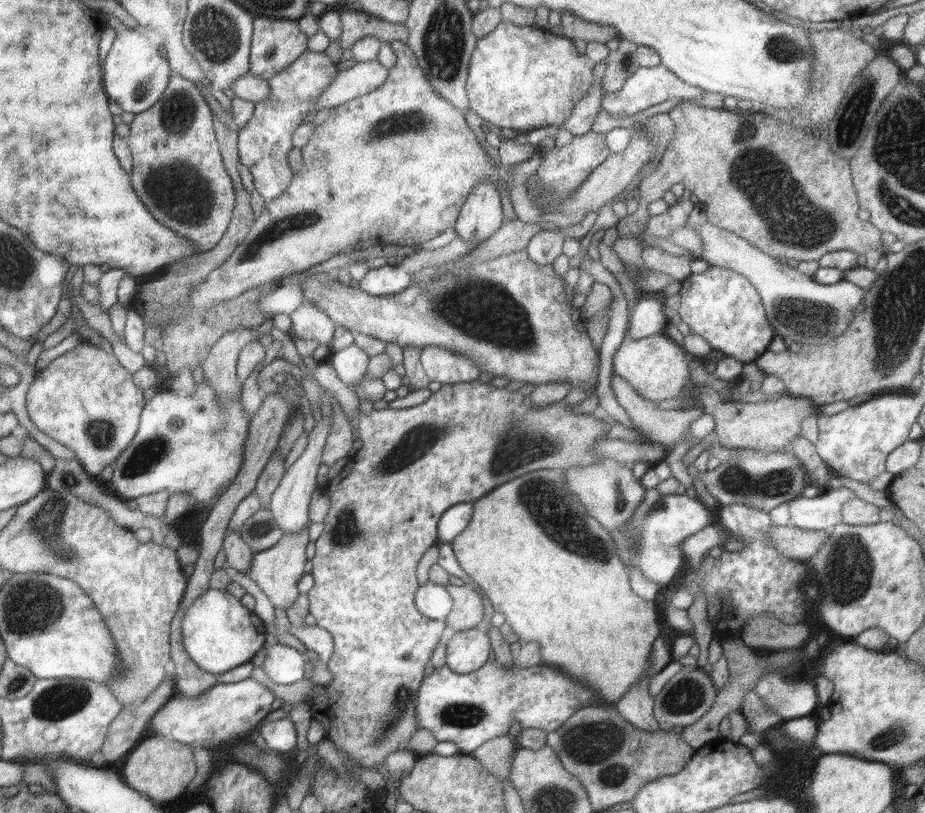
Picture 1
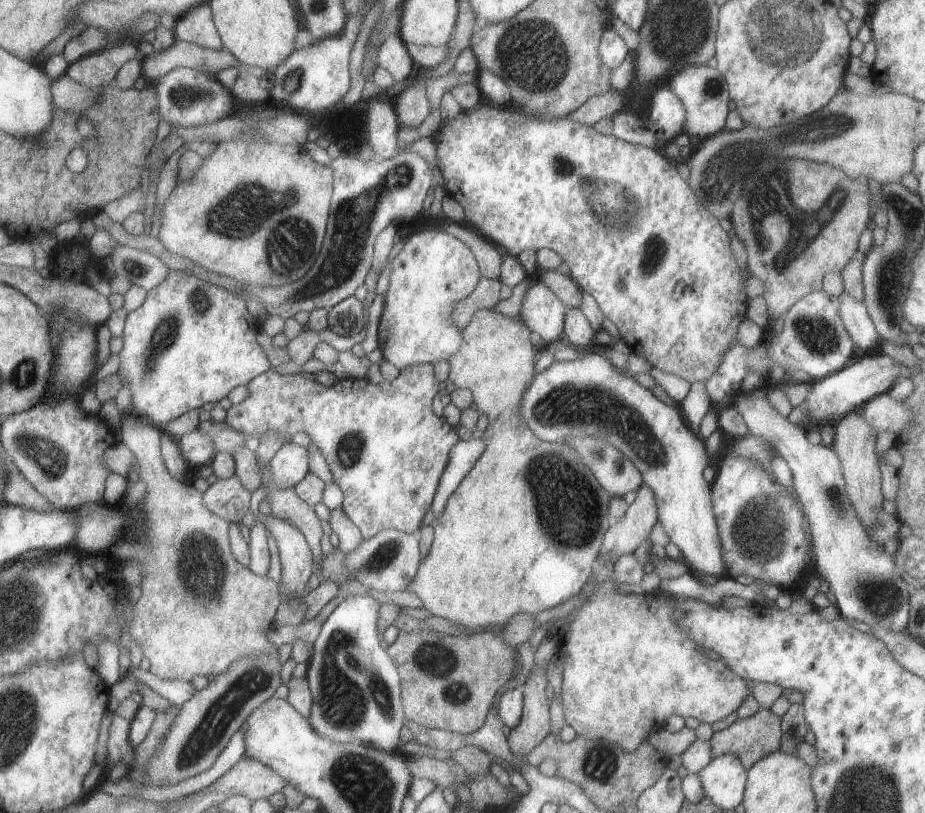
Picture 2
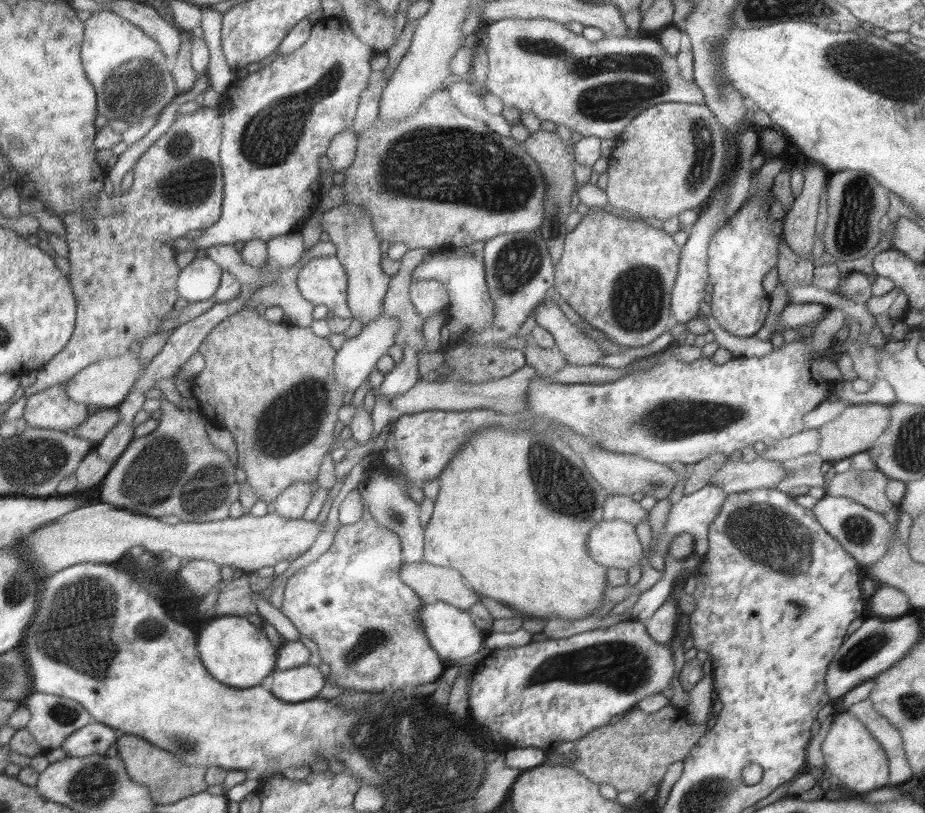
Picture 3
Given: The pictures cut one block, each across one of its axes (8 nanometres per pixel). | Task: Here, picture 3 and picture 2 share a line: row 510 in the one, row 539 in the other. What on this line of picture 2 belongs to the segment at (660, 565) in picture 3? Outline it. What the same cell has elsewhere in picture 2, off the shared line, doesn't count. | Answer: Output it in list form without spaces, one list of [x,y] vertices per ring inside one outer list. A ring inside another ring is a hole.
[[[589,352],[572,361],[554,361],[545,370],[536,373],[525,390],[520,403],[519,415],[532,432],[543,441],[562,443],[570,439],[594,437],[605,439],[629,461],[643,476],[644,482],[655,494],[658,522],[671,542],[680,548],[683,558],[702,574],[721,578],[726,572],[721,538],[713,511],[711,483],[706,482],[702,472],[711,464],[705,440],[686,424],[678,408],[666,405],[652,391],[640,385],[634,376],[613,366],[608,359]]]

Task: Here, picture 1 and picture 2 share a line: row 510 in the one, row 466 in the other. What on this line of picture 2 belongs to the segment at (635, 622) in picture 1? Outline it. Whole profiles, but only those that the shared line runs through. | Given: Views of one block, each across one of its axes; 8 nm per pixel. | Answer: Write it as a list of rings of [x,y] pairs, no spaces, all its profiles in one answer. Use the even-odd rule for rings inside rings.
[[[490,307],[479,309],[471,318],[470,323],[462,331],[463,343],[460,350],[453,354],[448,362],[451,364],[449,379],[456,387],[466,388],[473,394],[473,402],[476,404],[480,414],[488,416],[488,426],[484,432],[477,435],[485,442],[486,448],[477,458],[476,464],[472,470],[462,479],[458,488],[448,497],[446,508],[442,514],[432,524],[434,529],[434,538],[428,554],[421,558],[417,573],[407,584],[405,590],[414,592],[423,602],[423,607],[431,612],[432,615],[454,621],[457,625],[471,630],[471,634],[484,632],[490,625],[503,625],[512,615],[518,613],[539,613],[546,609],[564,602],[578,592],[583,590],[587,584],[591,572],[596,564],[600,554],[600,547],[603,543],[605,532],[611,525],[609,514],[609,504],[611,494],[599,483],[587,466],[582,464],[580,454],[566,443],[543,441],[532,432],[532,429],[526,424],[526,421],[519,415],[520,403],[525,390],[531,384],[534,373],[535,344],[531,341],[532,332],[518,317],[511,317]]]

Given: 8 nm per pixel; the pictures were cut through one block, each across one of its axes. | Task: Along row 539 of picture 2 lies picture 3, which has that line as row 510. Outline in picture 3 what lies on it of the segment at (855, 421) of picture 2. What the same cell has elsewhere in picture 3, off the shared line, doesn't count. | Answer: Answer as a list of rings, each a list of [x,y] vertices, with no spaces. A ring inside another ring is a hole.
[[[851,468],[842,474],[836,473],[825,491],[826,495],[850,498],[853,502],[884,515],[888,509],[898,506],[887,498],[888,481],[888,476],[879,469],[860,471]]]

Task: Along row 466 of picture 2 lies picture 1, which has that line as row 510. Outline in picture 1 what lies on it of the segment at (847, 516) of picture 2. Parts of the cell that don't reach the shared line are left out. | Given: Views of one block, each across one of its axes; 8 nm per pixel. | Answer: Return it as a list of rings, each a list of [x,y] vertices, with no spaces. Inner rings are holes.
[[[845,487],[825,490],[816,498],[794,498],[788,504],[792,524],[805,529],[830,531],[844,522],[841,512],[844,504],[852,498],[858,497]]]

